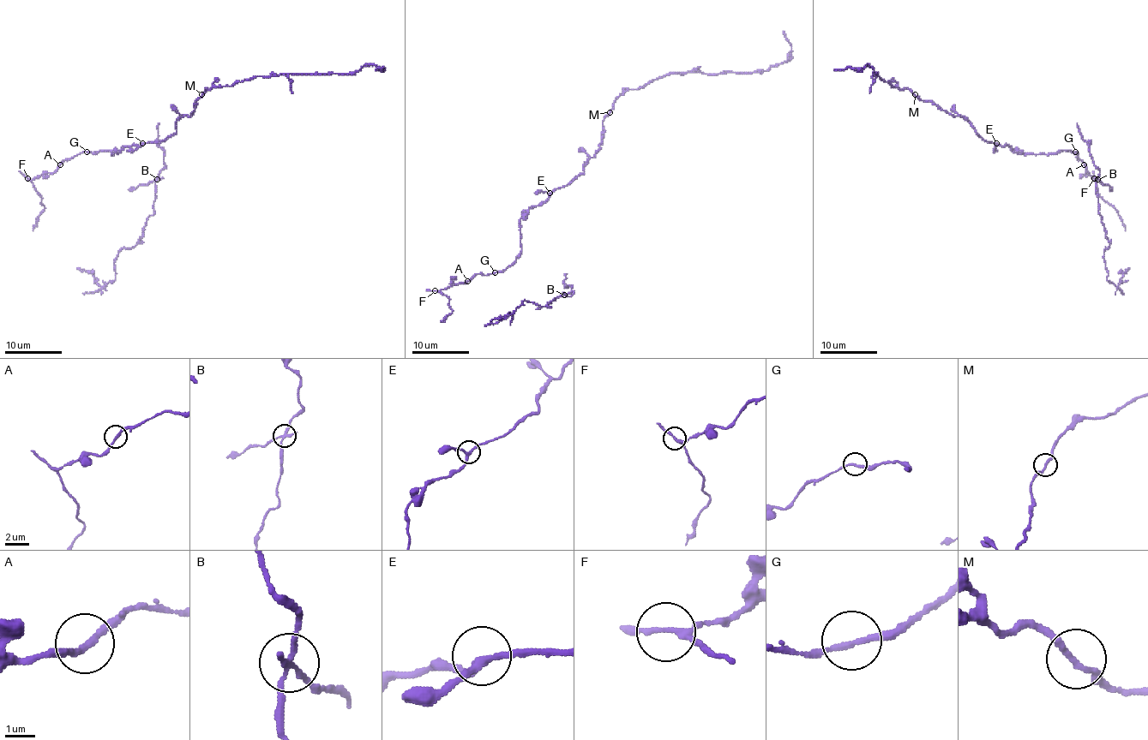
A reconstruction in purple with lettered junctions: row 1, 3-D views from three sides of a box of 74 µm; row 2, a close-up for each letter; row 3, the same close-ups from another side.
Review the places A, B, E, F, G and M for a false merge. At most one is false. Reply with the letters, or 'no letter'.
B

